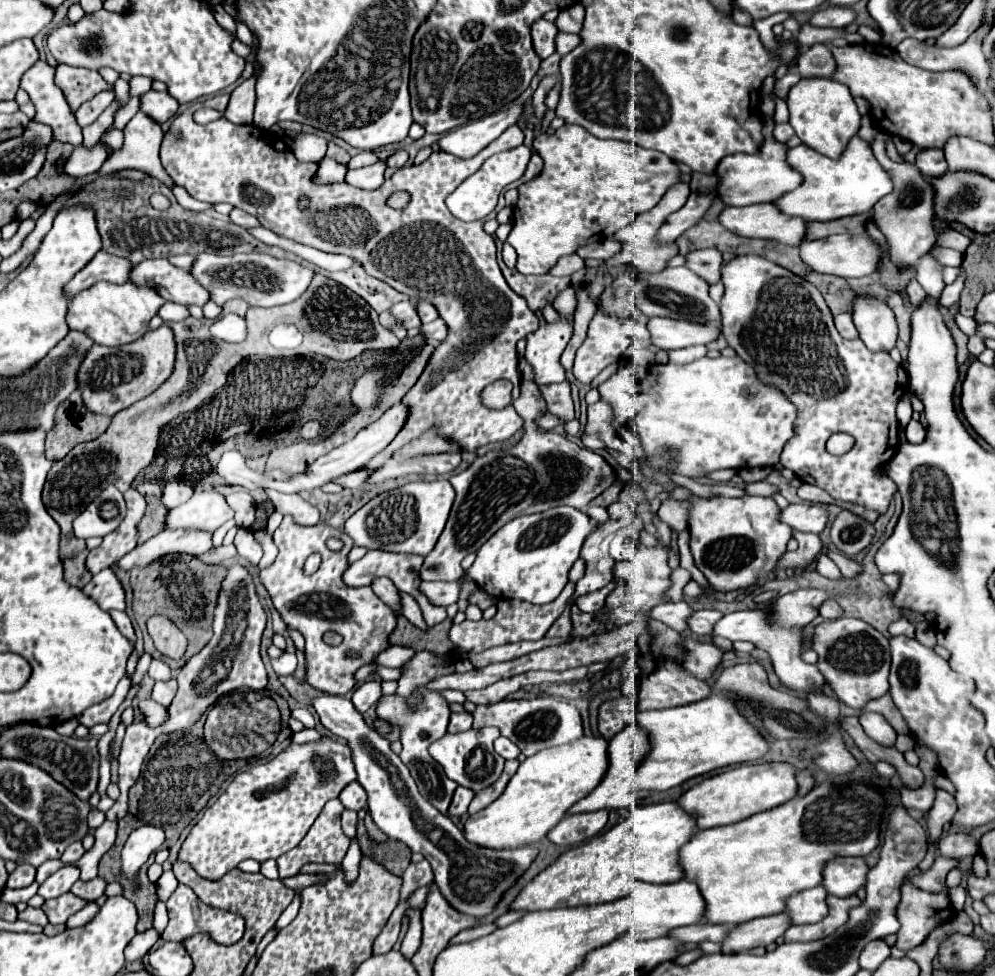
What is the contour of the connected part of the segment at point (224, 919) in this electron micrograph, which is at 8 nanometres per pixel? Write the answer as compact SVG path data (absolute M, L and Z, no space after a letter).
M178 884L178 888L174 890L174 894L168 898L166 902L168 906L168 916L170 916L170 922L166 926L166 930L162 932L162 938L164 940L172 940L172 942L182 942L184 938L188 936L194 936L198 932L210 932L210 936L220 942L220 944L232 944L232 942L238 942L244 934L244 918L238 916L238 914L232 914L232 912L226 912L226 910L218 910L218 908L212 908L212 906L206 906L204 902L200 902L196 898L196 894L192 892L192 888L184 886L184 884Z

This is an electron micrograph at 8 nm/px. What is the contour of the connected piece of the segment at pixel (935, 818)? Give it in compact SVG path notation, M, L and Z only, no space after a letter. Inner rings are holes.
M937 789L934 806L926 816L926 828L928 828L930 844L935 844L936 840L942 836L942 826L952 820L954 812L956 812L954 796L942 789Z

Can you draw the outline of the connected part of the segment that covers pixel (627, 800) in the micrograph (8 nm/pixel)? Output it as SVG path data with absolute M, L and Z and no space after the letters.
M712 694L702 702L686 704L678 708L638 712L636 720L648 732L648 738L650 738L650 750L646 758L640 762L634 774L618 776L618 768L608 768L602 782L586 798L578 800L568 810L568 814L594 812L602 808L612 810L606 804L608 798L612 804L620 804L620 806L624 804L630 808L636 800L638 790L658 790L658 792L670 790L700 774L706 774L730 764L750 762L768 752L768 742L756 732L756 728L752 728L752 724L744 716L740 716L732 700L726 698L724 694Z

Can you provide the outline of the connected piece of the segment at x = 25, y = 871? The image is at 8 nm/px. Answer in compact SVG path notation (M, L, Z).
M18 864L16 870L8 876L8 888L24 888L24 886L30 886L34 882L34 874L36 874L36 868L30 866L30 864Z

